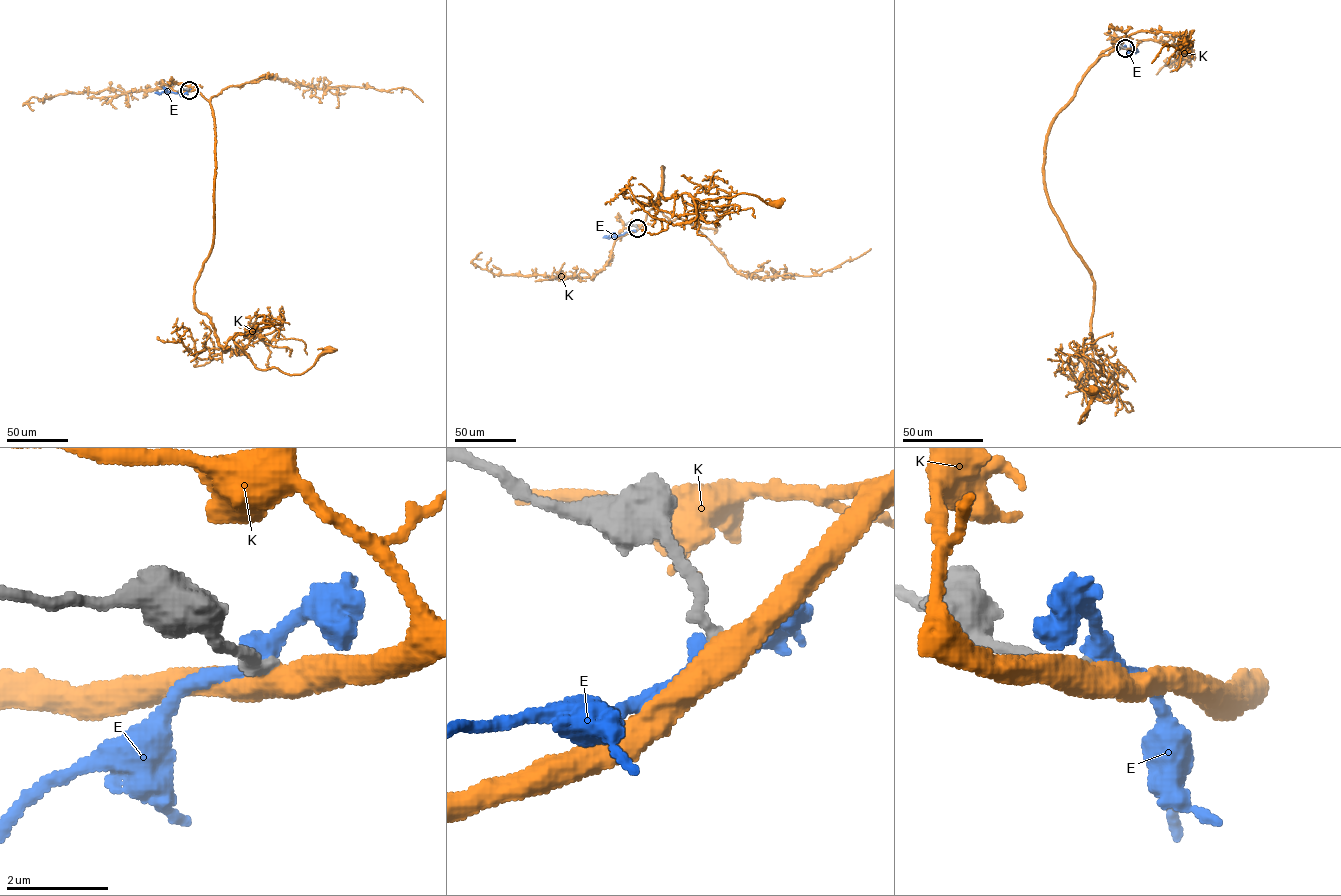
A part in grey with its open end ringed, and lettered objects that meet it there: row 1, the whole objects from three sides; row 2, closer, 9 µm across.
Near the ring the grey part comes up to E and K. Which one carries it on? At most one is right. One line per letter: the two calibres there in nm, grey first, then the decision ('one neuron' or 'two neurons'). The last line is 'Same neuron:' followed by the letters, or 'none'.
E: 240 nm thick on the grey side, 360 nm on the other; two neurons
K: 240 nm thick on the grey side, 500 nm on the other; two neurons
Same neuron: none

